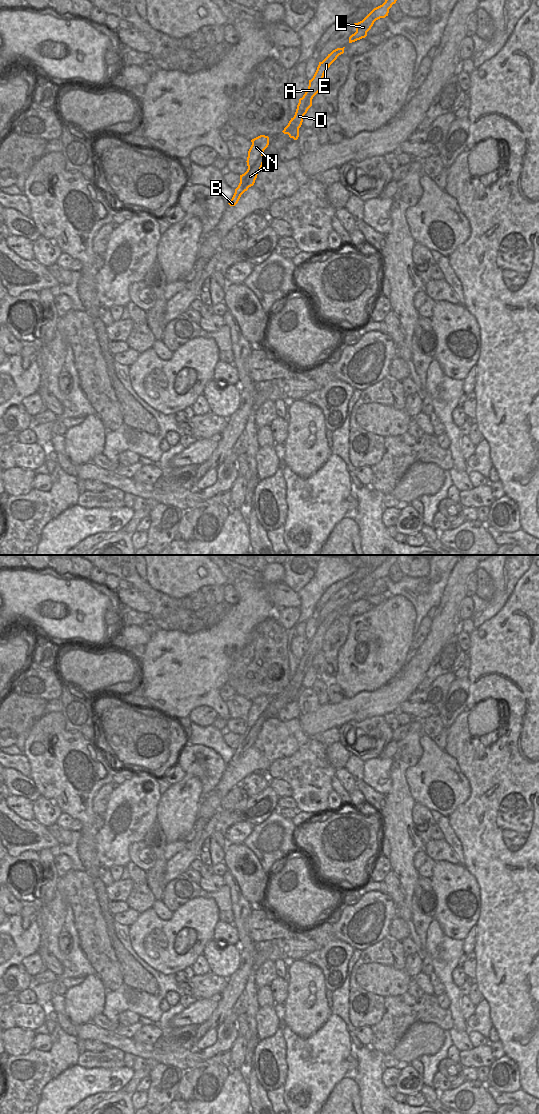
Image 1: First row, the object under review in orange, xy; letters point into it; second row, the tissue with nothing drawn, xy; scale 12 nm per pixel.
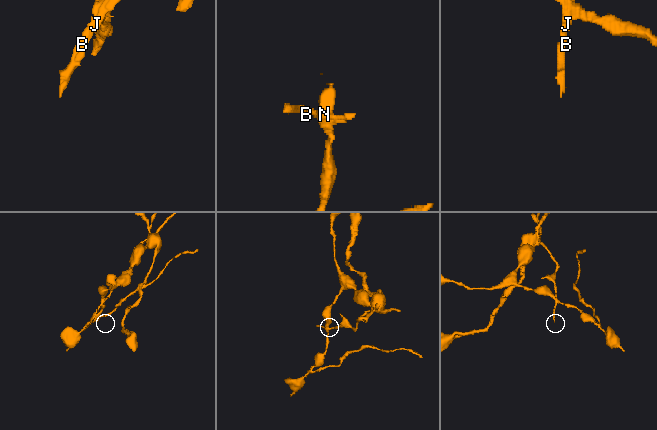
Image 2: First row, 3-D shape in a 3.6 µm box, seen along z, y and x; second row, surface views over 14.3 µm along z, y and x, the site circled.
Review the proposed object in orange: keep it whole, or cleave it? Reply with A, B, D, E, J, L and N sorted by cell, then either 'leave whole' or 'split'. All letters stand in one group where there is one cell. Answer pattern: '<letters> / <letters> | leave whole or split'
A B D E J L / N | split

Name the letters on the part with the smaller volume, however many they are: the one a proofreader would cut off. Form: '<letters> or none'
A, B, D, E, J, L

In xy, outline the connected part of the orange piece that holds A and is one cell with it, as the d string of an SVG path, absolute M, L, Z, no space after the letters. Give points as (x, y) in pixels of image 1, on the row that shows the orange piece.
M345 47L333 50L322 62L319 62L313 78L309 80L307 91L303 97L299 99L294 117L291 118L288 125L282 131L284 134L288 134L290 138L293 138L294 140L298 139L299 128L302 125L303 117L307 113L308 109L312 106L313 97L321 91L325 72L337 59L337 57L344 53L344 48Z

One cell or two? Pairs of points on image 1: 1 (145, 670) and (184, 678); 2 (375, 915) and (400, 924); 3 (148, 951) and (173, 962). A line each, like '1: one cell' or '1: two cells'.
1: one cell
2: two cells
3: one cell

